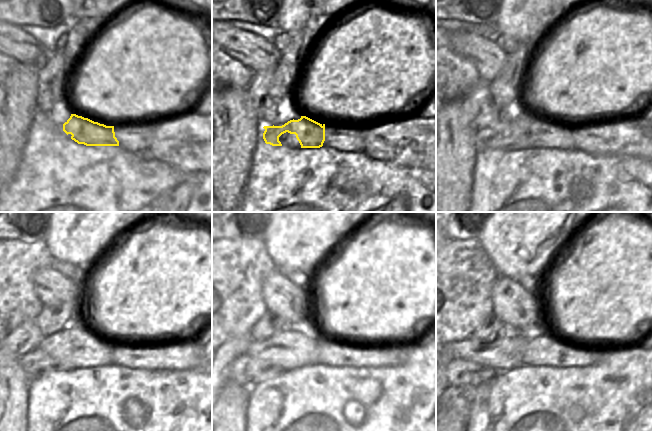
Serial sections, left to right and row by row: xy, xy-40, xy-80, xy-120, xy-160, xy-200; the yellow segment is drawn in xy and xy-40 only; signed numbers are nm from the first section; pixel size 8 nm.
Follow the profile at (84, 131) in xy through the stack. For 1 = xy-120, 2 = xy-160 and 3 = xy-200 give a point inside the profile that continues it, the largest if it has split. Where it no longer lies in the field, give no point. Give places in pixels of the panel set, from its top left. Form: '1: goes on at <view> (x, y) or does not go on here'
1: goes on at xy-120 (33, 363)
2: goes on at xy-160 (245, 370)
3: goes on at xy-200 (458, 372)

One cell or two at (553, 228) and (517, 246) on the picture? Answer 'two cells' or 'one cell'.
one cell

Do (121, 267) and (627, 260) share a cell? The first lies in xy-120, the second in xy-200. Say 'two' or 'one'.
one

